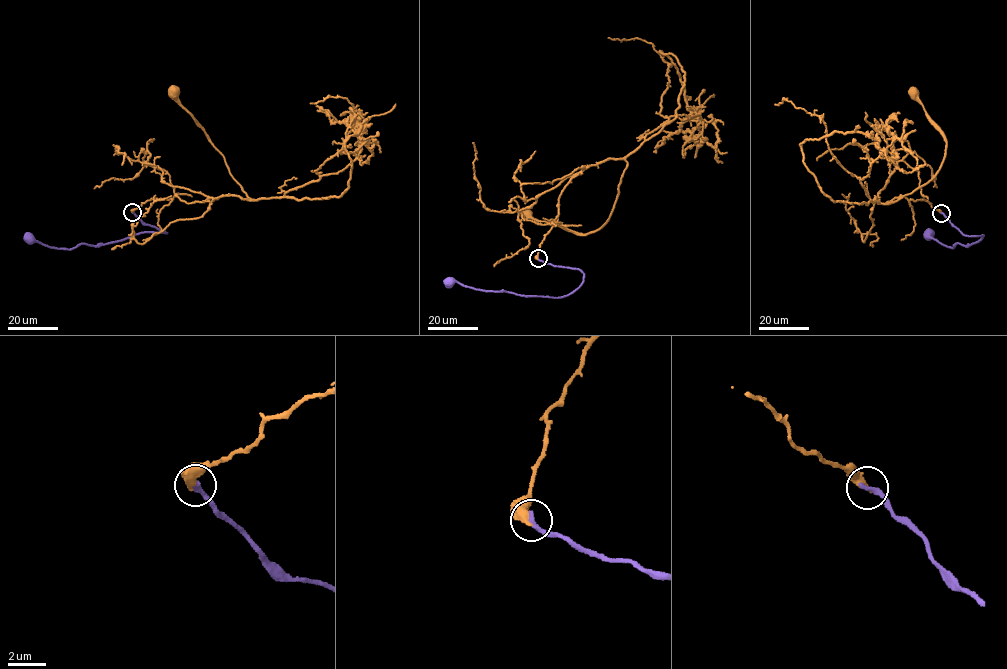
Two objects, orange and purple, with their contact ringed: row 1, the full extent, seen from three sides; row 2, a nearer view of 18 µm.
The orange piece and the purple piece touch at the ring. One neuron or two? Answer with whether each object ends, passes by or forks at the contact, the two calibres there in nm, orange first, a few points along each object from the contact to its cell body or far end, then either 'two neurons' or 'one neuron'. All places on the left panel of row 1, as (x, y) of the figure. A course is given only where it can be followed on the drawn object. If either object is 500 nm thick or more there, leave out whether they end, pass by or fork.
550 nm thick on the orange side, 300 nm on the other; orange runs (132, 212), (148, 200), (175, 195), (187, 203), (227, 195), (257, 200), (241, 190), (224, 157), (174, 93); purple runs (132, 212), (143, 222), (166, 233), (139, 233), (103, 244), (79, 244), (71, 249), (59, 249), (29, 238); two neurons

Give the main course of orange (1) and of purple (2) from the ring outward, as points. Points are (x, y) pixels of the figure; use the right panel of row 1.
1: (941, 213), (923, 199), (875, 201), (889, 203), (927, 183), (944, 156), (944, 136), (913, 94)
2: (941, 213), (962, 233), (982, 237), (969, 245), (956, 243), (952, 248), (928, 234)

